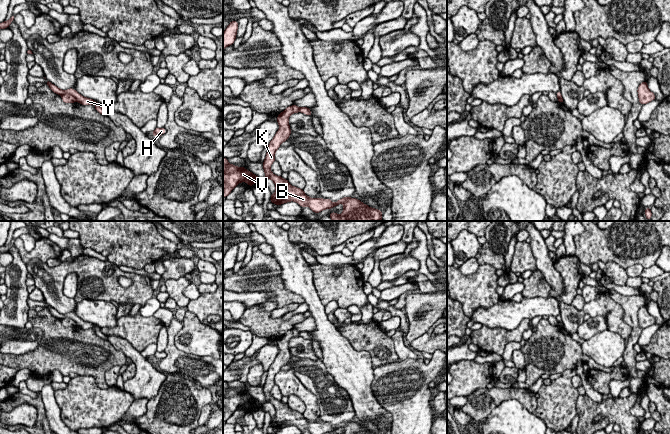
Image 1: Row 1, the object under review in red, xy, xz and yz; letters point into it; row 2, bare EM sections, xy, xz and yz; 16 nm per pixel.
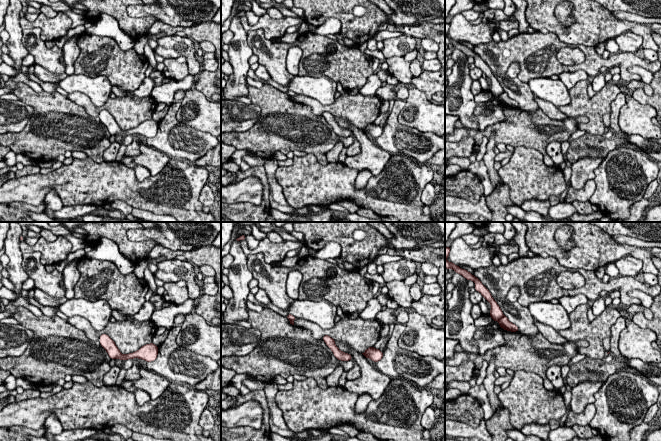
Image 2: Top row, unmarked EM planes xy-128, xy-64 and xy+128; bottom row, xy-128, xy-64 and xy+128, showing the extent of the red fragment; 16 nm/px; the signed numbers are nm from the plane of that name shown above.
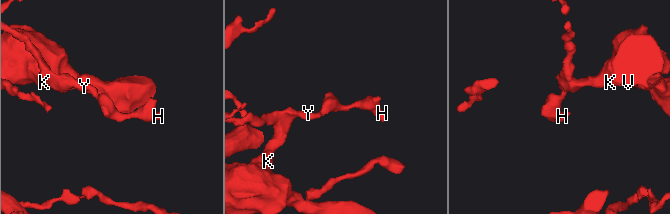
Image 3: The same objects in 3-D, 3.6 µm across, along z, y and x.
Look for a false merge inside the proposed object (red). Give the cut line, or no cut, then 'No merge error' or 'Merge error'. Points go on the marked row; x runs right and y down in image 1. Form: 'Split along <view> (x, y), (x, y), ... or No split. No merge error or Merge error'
Split along xy (61, 94), (71, 94), (77, 100). Merge error

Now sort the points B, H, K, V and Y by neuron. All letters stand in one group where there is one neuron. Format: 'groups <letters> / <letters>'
groups B K V / H Y

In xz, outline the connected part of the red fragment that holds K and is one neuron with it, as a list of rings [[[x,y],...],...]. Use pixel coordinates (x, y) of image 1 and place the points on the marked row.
[[[292,105],[277,116],[279,130],[267,147],[267,154],[263,162],[265,177],[266,179],[271,179],[276,186],[275,193],[271,194],[270,202],[279,206],[283,203],[294,201],[301,207],[308,206],[315,213],[343,204],[344,208],[341,215],[335,212],[330,214],[329,217],[332,221],[381,221],[382,211],[371,208],[356,198],[344,197],[335,203],[331,199],[310,198],[302,189],[292,186],[287,179],[272,173],[270,167],[275,161],[275,153],[280,145],[288,140],[291,134],[289,116],[297,112],[299,112],[299,107]]]

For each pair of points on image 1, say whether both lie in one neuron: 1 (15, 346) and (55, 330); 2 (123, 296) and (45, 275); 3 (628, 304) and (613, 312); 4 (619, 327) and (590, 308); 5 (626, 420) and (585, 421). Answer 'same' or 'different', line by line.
1: different
2: same
3: different
4: same
5: same

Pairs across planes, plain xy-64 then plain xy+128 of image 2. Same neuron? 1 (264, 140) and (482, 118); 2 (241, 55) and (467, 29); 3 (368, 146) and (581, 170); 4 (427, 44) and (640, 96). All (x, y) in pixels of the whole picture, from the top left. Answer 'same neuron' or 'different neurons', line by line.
1: different neurons
2: different neurons
3: same neuron
4: different neurons

